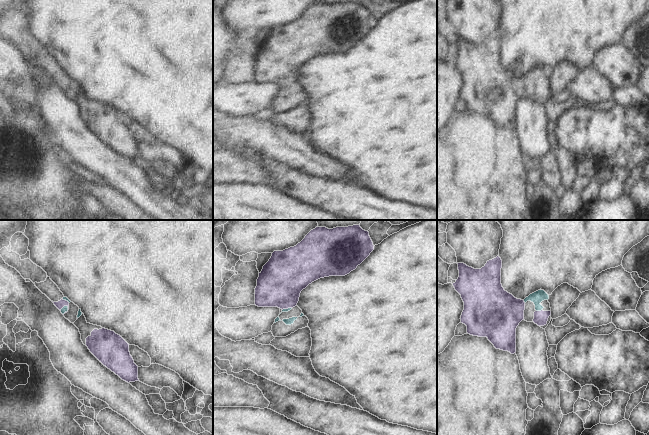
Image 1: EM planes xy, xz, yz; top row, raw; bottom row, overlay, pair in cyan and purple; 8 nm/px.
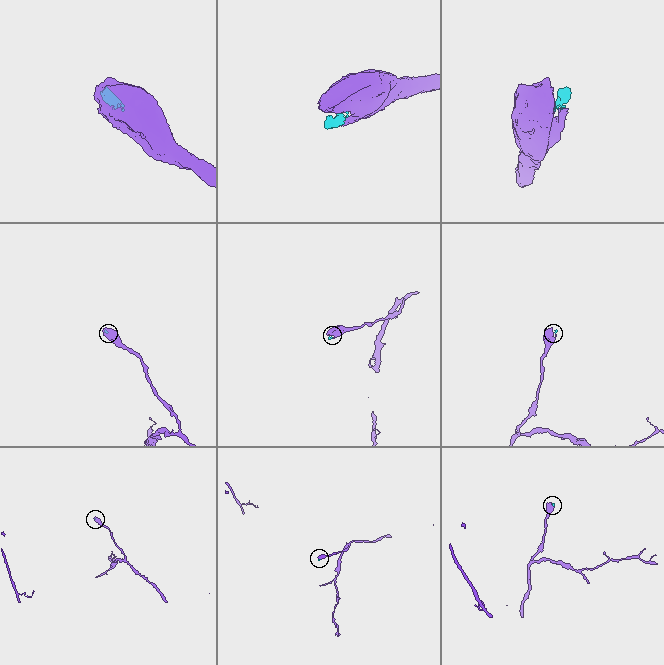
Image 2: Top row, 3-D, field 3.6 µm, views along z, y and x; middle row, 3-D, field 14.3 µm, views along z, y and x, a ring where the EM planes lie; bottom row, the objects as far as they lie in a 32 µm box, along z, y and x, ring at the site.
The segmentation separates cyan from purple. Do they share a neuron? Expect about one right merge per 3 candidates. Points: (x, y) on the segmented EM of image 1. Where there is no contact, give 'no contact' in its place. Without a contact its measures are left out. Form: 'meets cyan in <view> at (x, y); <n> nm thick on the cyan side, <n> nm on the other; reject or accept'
meets cyan in yz at (539, 310); 100 nm thick on the cyan side, 110 nm on the other; accept

